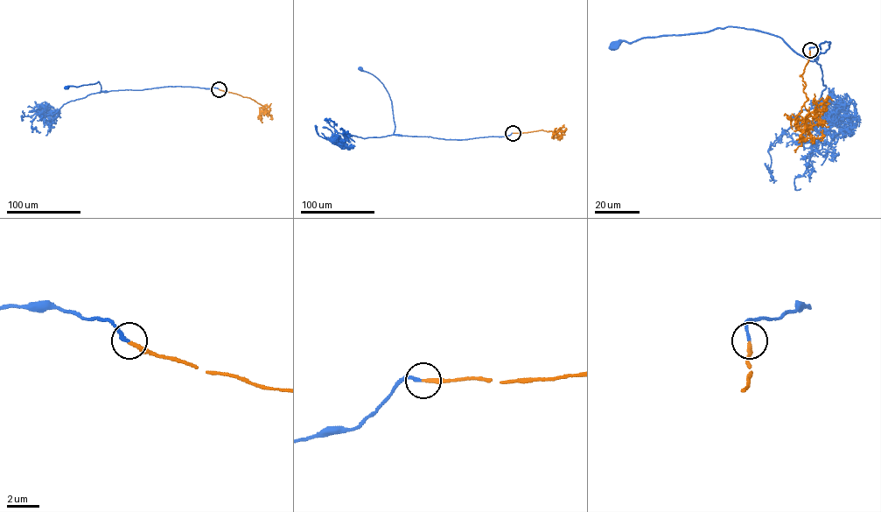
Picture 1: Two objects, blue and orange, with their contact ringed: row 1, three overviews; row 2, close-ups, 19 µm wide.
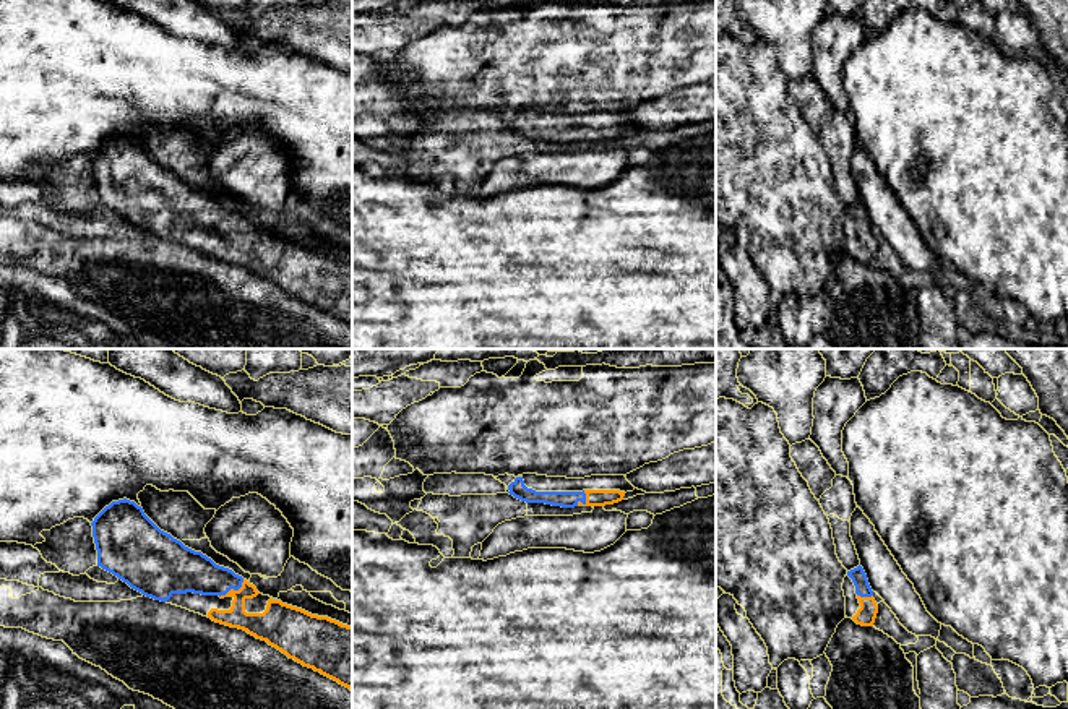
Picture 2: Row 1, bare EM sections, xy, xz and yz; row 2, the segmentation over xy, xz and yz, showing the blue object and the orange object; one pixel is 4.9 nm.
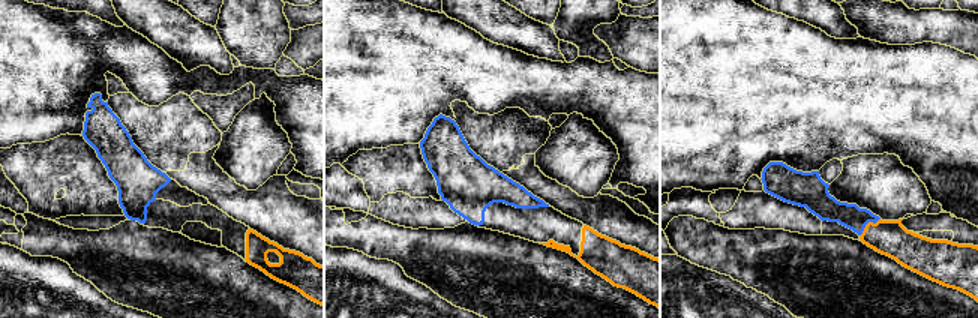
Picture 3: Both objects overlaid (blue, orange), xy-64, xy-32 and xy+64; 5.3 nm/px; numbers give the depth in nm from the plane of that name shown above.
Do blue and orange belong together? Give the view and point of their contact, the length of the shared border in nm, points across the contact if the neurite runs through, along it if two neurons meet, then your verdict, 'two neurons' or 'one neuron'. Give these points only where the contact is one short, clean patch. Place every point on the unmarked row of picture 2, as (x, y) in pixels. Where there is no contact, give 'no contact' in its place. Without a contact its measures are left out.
meets blue in xy at (232, 224); contact 150 nm long; runs through xy (185, 206), (223, 218), (232, 224), (239, 247), (266, 262); one neuron

